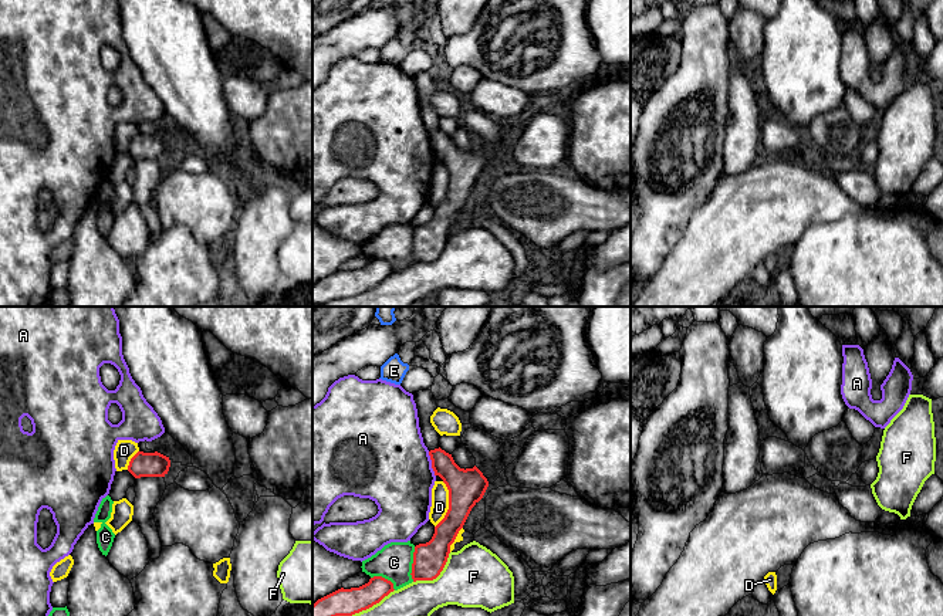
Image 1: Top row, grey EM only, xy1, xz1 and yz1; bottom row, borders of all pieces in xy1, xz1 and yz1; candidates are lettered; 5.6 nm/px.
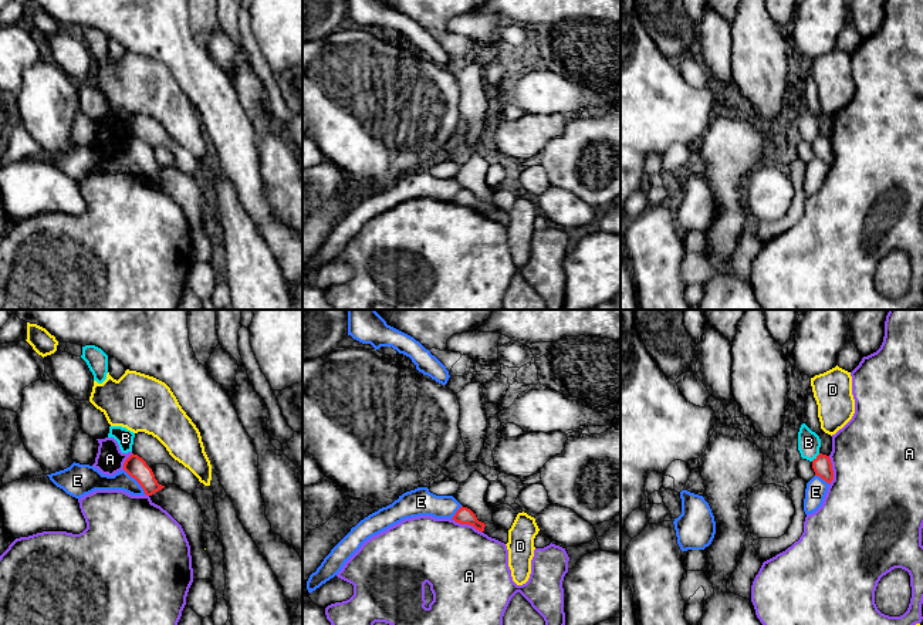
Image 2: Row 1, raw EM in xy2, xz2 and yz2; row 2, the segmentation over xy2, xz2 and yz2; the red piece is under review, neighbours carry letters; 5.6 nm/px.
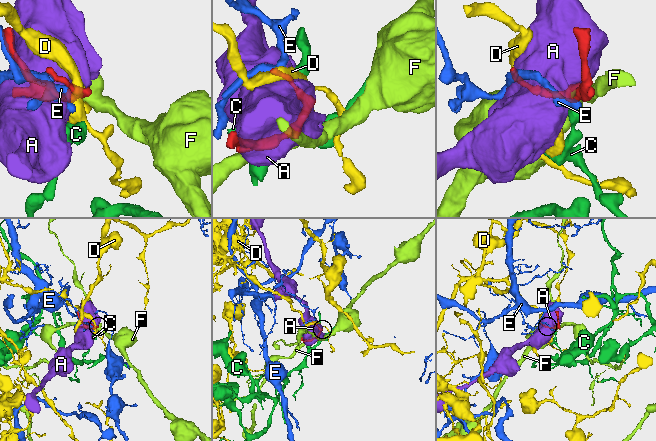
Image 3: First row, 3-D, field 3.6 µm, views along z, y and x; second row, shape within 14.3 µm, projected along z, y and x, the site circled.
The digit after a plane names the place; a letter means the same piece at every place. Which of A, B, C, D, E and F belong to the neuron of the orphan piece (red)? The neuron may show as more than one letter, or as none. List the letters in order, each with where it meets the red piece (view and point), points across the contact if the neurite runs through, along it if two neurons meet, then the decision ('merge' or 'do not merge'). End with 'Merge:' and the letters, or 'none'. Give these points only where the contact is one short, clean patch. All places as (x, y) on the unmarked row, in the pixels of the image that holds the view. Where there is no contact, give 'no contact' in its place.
A: xz2 (467, 205) | do not merge
B: yz2 (817, 138) | along yz2 (820, 135), (811, 142) | do not merge
C: xz1 (412, 246) | along xz1 (415, 229), (411, 251), (412, 263) | do not merge
D: xz1 (449, 186) | along xz1 (443, 163), (448, 172), (448, 193), (435, 209) | do not merge
E: xy2 (137, 162) | along xy2 (124, 151), (145, 175) | do not merge
F: xz1 (436, 259) | do not merge
Merge: none

